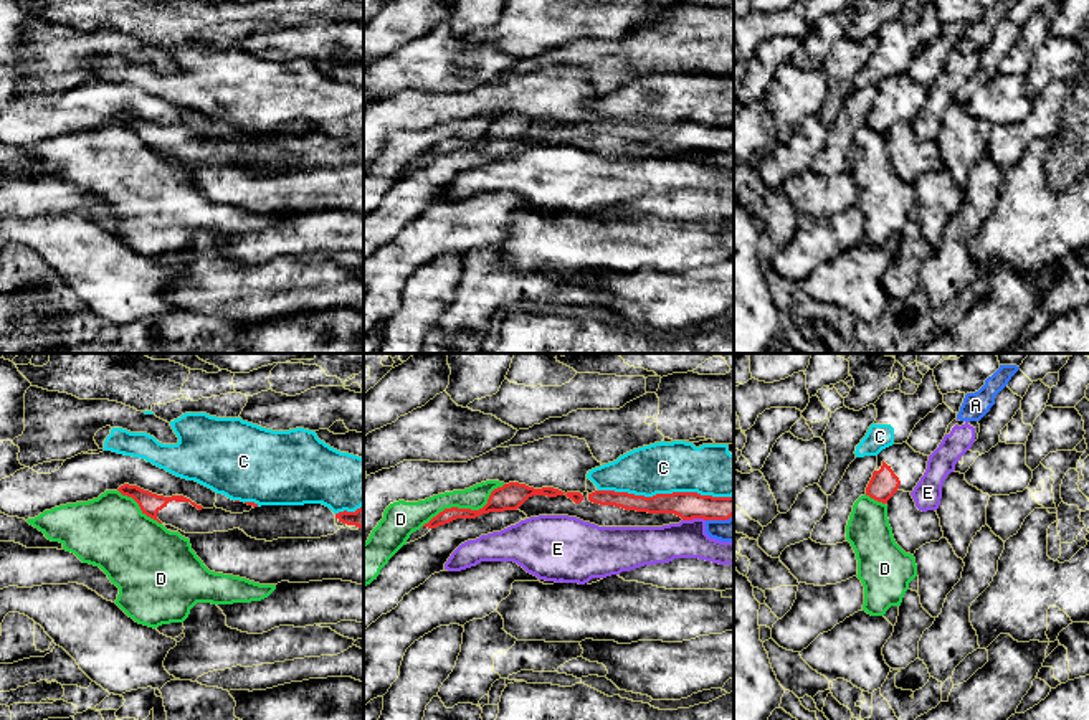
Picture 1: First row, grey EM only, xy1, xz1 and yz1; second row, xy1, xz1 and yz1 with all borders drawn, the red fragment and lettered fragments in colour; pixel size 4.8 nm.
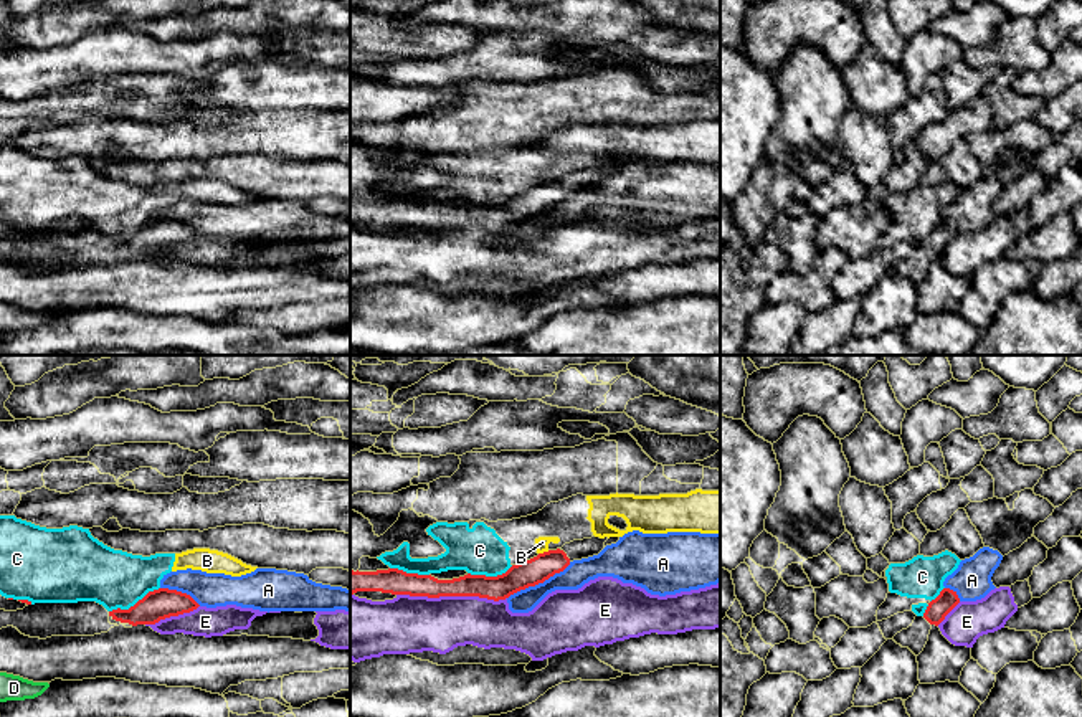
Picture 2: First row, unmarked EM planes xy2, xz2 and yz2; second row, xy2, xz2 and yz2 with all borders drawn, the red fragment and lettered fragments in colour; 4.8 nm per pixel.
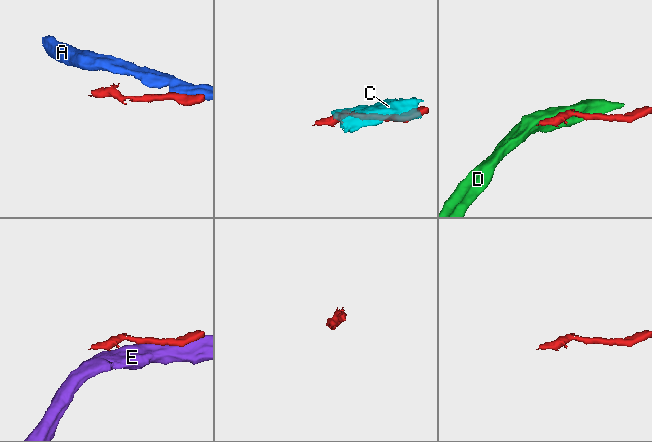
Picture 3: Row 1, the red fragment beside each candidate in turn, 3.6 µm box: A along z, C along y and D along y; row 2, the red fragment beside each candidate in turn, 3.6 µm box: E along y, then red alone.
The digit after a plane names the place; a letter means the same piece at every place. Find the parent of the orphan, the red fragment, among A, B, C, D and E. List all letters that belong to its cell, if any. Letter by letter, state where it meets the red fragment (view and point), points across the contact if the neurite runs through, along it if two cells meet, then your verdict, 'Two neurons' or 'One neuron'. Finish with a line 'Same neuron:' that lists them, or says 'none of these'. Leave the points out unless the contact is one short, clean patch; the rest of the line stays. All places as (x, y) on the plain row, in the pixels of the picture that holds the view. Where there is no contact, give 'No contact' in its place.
A: Touches red at xz2 (539, 212). Two neurons
B: Touches red at xz2 (544, 182). Boundary: xz2 (549, 180), (539, 184). Two neurons
C: Touches red at xz1 (666, 124). Two neurons
D: Touches red at xz1 (465, 139). Two neurons
E: Touches red at xz2 (451, 225). Two neurons
Same neuron: none of these

